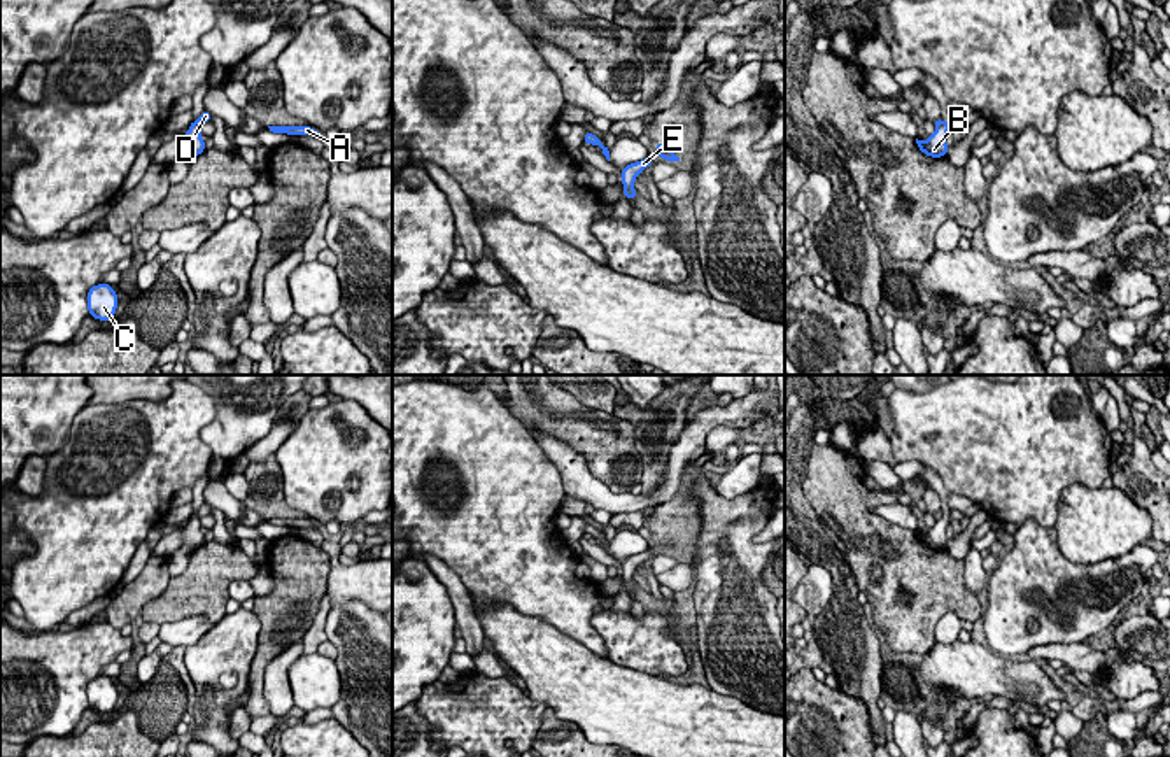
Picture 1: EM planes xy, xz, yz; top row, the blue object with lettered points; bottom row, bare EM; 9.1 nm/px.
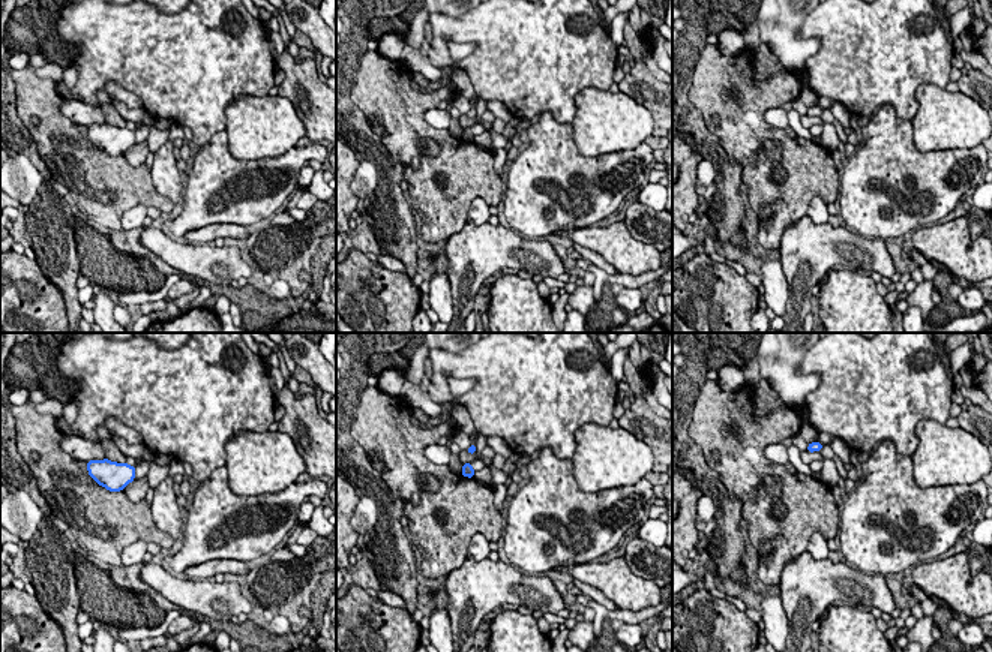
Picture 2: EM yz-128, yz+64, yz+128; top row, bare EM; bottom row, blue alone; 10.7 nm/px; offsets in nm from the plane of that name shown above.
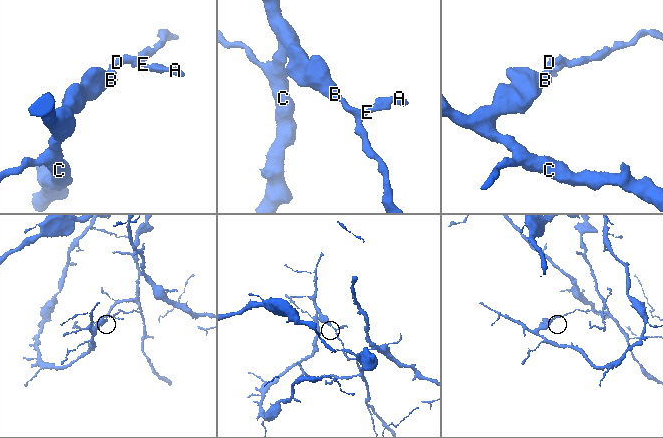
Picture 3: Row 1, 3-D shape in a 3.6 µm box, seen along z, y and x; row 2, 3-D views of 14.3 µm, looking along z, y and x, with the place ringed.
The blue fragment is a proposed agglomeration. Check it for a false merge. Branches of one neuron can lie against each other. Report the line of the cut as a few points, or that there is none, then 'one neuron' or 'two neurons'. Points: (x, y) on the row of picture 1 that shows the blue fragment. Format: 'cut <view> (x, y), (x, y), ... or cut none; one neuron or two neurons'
cut yz (943, 121), (937, 128); two neurons

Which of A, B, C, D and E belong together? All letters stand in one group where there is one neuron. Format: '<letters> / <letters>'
A D E / B C

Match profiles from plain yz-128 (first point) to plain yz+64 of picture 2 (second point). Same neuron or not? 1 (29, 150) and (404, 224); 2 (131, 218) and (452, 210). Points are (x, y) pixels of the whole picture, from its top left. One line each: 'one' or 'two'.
1: one
2: two

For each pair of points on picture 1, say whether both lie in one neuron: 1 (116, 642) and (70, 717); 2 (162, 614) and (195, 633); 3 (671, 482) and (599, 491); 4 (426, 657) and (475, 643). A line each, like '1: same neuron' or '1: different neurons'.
1: same neuron
2: different neurons
3: same neuron
4: different neurons

